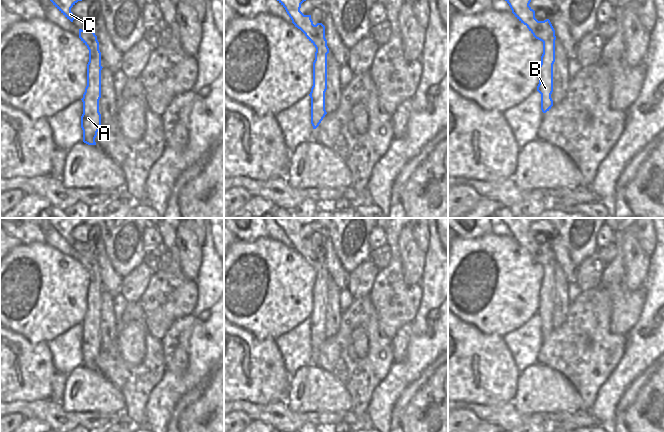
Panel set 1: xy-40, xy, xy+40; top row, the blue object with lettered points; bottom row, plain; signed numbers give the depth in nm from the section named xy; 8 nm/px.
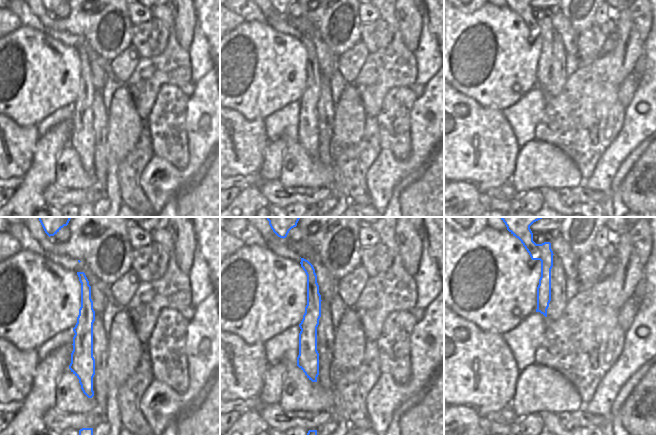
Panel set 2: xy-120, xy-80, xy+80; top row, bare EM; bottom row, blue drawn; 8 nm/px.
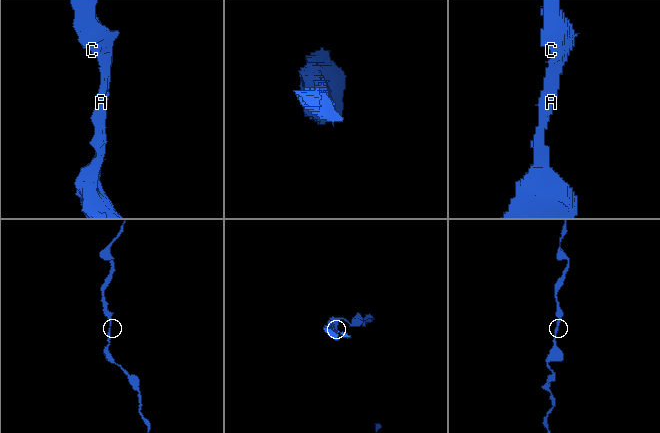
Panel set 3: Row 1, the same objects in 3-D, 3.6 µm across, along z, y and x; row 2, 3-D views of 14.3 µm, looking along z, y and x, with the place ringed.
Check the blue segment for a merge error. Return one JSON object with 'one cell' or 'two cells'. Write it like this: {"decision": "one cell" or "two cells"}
{"decision": "one cell"}

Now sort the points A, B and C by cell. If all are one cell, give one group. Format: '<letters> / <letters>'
A B C

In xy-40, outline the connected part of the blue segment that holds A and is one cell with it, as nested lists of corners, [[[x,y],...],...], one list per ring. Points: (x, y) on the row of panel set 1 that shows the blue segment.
[[[79,29],[79,38],[89,50],[87,86],[81,99],[83,102],[83,114],[81,116],[83,142],[88,145],[96,145],[95,138],[101,127],[101,114],[99,112],[101,70],[103,68],[101,66],[101,52],[97,36],[93,31]]]

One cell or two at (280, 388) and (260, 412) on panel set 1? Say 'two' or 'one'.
two

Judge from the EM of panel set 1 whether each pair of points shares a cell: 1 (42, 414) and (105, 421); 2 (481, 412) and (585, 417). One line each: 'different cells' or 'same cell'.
1: same cell
2: same cell

